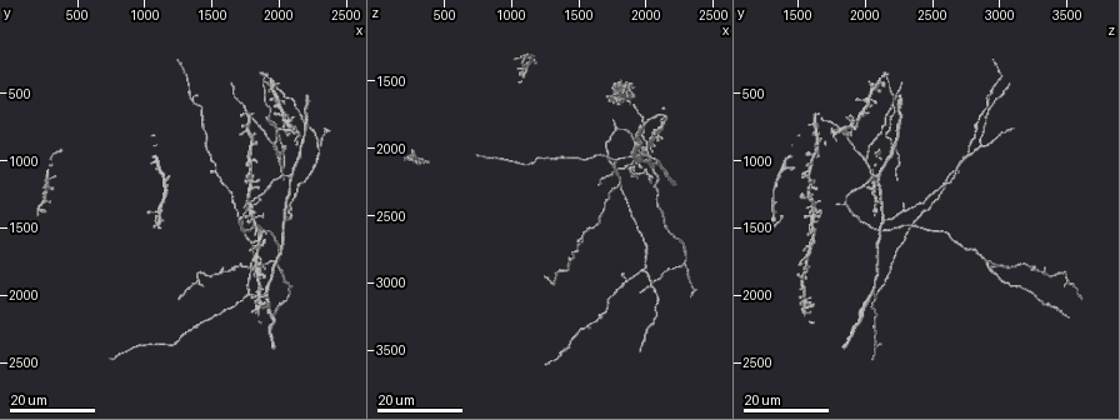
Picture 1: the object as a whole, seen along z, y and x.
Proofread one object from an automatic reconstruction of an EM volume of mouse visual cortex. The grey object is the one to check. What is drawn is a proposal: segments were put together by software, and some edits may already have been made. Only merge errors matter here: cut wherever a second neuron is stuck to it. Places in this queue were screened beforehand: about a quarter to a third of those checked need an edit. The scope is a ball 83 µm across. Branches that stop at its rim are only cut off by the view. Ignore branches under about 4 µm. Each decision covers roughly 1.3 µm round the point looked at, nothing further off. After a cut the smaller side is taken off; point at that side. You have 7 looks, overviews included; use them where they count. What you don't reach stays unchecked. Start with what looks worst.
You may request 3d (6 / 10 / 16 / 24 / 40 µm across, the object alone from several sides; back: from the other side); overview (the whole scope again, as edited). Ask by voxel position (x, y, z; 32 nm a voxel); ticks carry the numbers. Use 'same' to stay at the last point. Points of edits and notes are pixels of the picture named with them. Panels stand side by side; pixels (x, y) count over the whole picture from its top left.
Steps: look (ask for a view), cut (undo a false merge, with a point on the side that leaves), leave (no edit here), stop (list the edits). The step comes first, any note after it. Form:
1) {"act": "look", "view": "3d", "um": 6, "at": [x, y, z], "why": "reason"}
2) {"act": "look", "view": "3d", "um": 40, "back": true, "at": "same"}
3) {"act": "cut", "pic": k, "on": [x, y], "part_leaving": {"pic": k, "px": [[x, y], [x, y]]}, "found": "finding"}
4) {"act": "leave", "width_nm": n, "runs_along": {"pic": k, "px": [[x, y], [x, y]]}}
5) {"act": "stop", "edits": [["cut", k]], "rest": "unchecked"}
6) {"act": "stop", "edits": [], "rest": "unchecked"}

{"act": "look", "view": "3d", "um": 16, "at": [2060, 1440, 2160], "why": "three-way junction"}

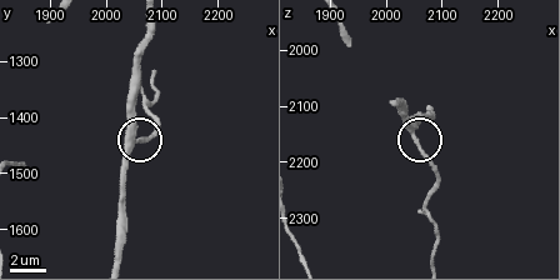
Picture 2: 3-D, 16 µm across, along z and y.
{"act": "look", "view": "3d", "um": 6, "at": [2045, 1445, 2150]}

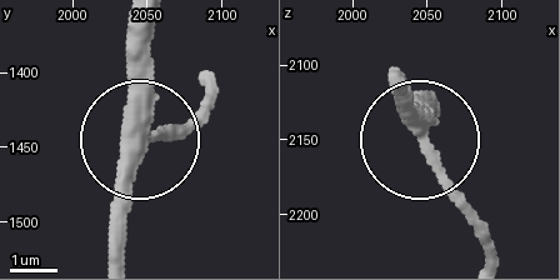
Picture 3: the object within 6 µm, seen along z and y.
{"act": "leave", "arms": 3, "found": "all the same neuron"}

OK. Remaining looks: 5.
{"act": "look", "view": "3d", "um": 16, "at": [1800, 1980, 2080], "why": "branch point"}

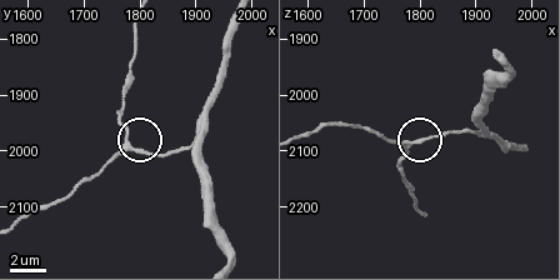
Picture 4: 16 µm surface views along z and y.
{"act": "look", "view": "3d", "um": 10, "at": [1780, 1990, 2090]}

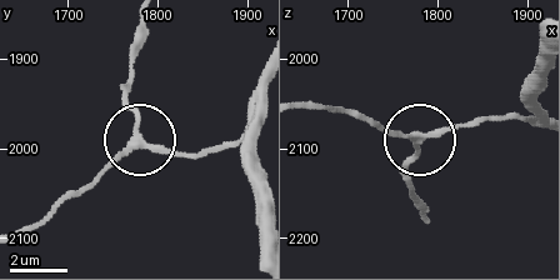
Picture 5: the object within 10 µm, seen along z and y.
{"act": "leave", "arms": 3, "runs_along": {"pic": 5, "px": [[254, 121], [233, 140], [183, 158], [133, 143], [85, 191]]}, "found": "continuous, no second neuron"}

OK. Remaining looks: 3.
{"act": "look", "view": "3d", "um": 24, "at": [2280, 900, 2880], "why": "three arms meet"}

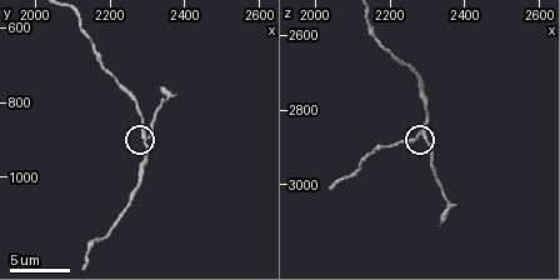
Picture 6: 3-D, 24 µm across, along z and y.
{"act": "look", "view": "3d", "um": 10, "at": [2290, 880, 2860]}

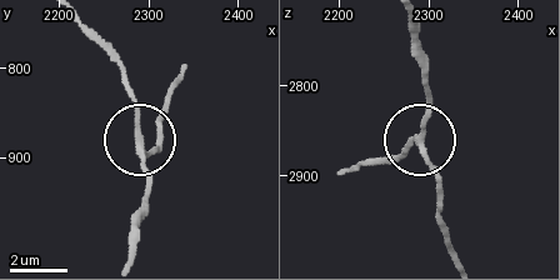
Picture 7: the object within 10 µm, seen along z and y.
{"act": "leave", "width_nm": 200, "runs_along": {"pic": 7, "px": [[129, 256], [149, 191], [141, 144], [155, 149], [163, 134]]}, "found": "one neuron here"}

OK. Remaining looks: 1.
{"act": "stop", "edits": [], "rest": "unchecked"}

